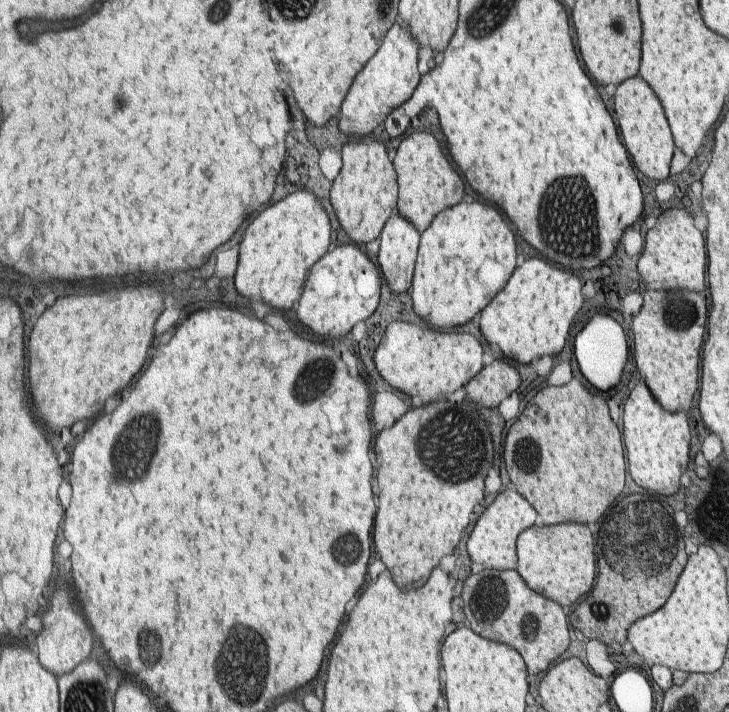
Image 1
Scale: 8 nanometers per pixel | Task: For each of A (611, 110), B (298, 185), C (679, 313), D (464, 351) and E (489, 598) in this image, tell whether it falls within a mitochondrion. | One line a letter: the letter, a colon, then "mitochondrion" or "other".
A: other
B: other
C: mitochondrion
D: other
E: mitochondrion

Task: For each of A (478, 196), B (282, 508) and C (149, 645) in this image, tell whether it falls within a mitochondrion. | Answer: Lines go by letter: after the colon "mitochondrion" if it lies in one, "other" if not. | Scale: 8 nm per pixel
A: other
B: other
C: mitochondrion

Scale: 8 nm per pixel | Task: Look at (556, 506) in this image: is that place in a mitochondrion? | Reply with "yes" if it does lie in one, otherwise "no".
no

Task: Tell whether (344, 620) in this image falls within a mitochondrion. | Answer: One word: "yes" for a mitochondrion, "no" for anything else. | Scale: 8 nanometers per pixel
no

